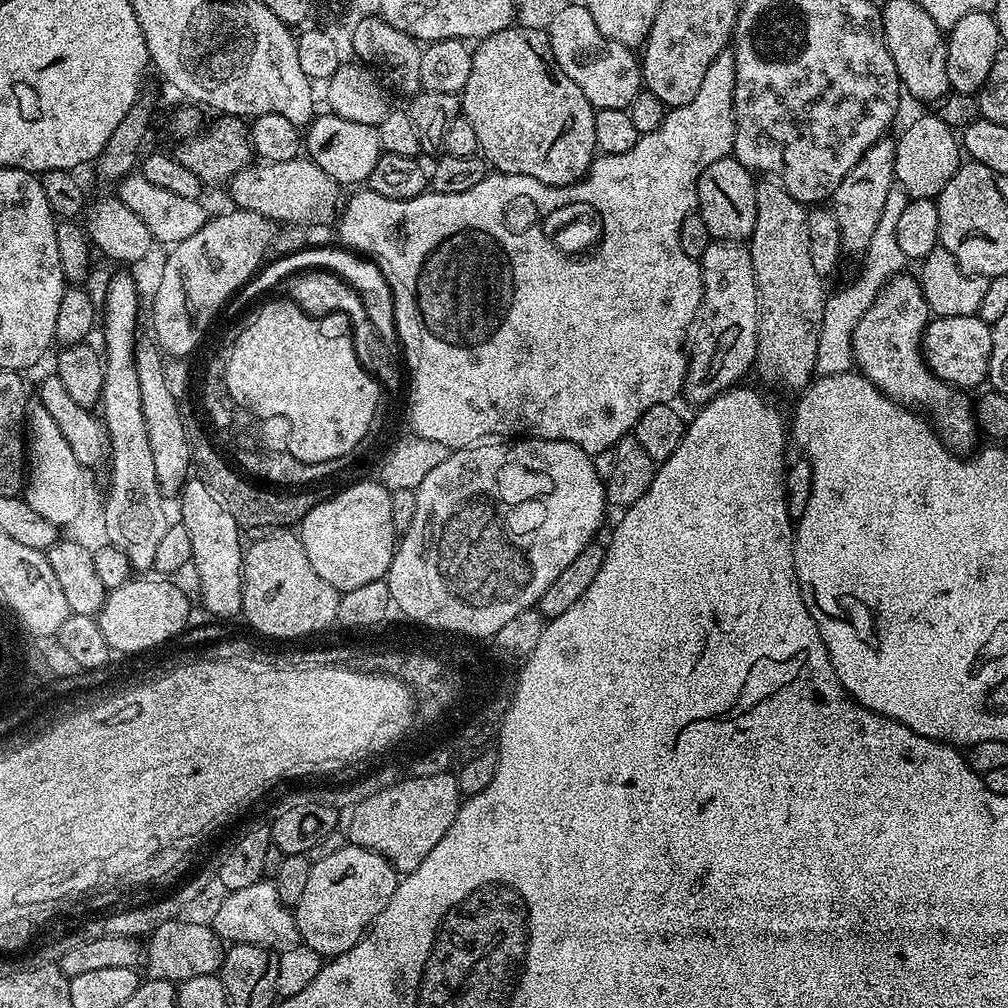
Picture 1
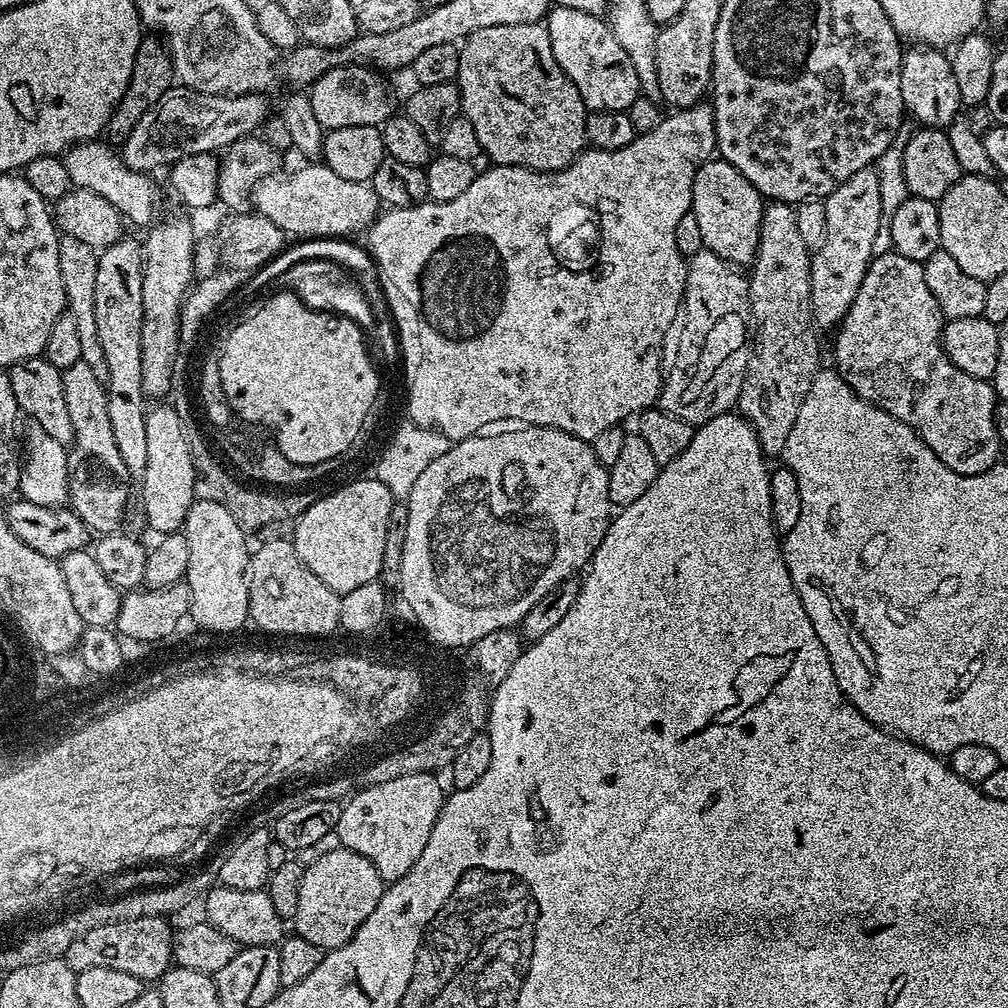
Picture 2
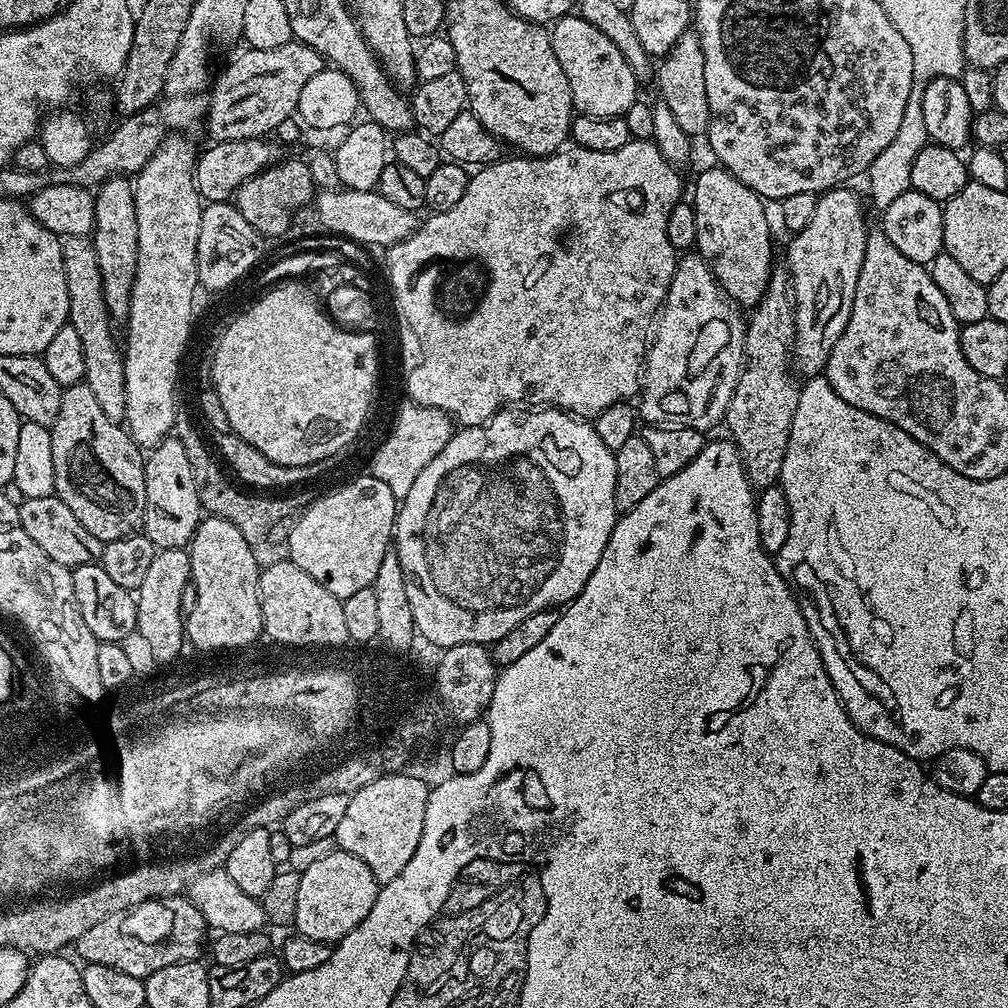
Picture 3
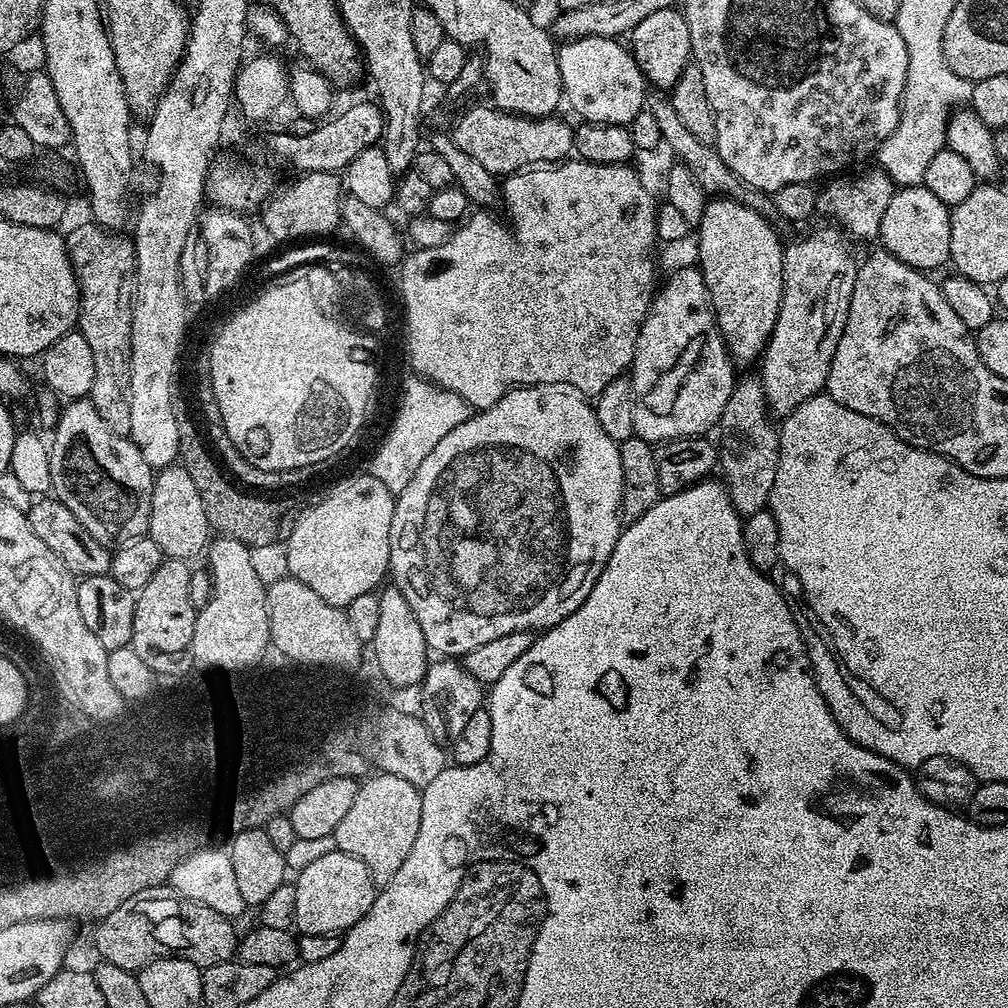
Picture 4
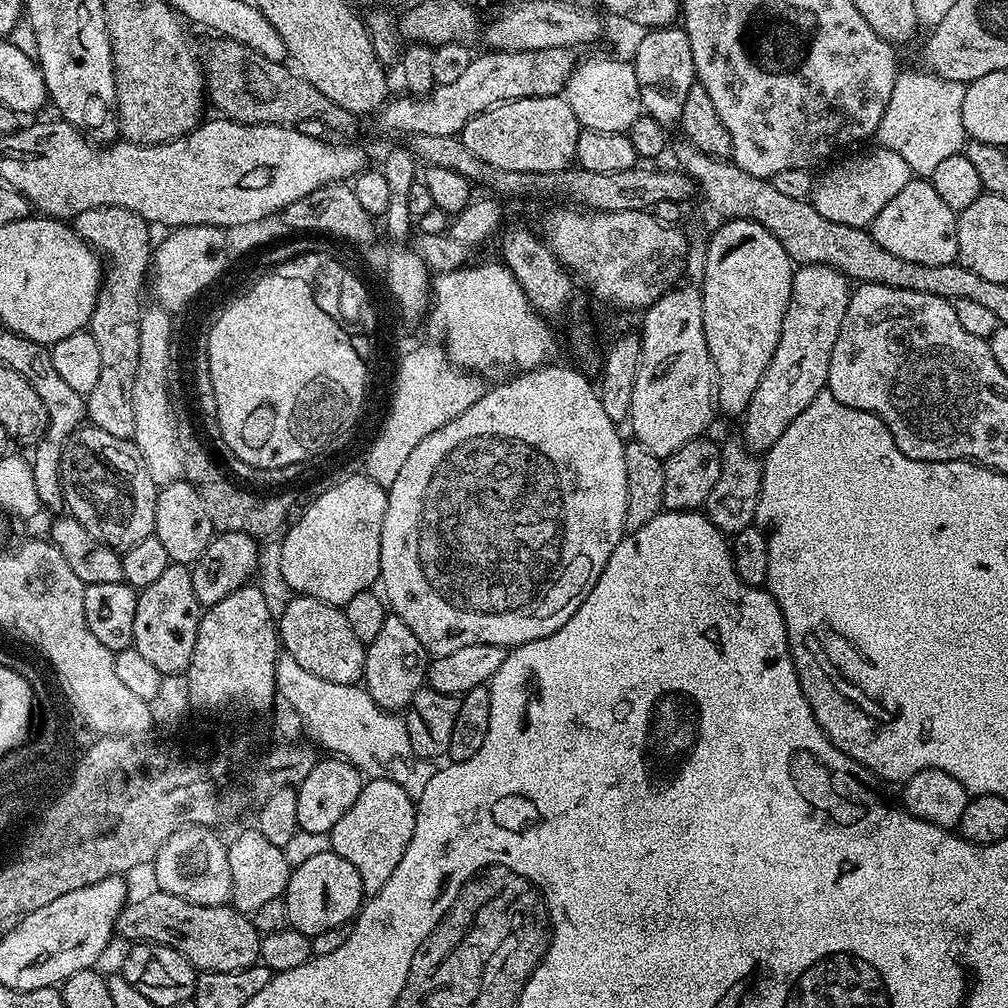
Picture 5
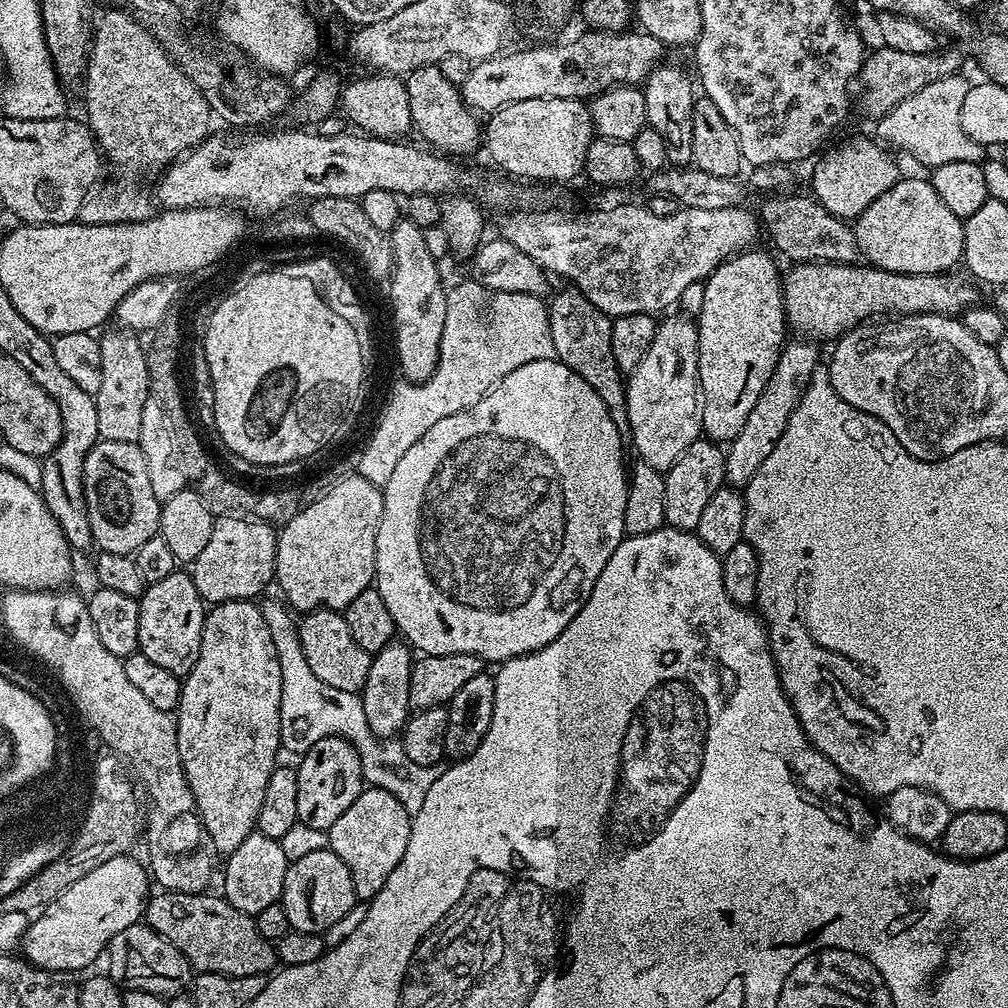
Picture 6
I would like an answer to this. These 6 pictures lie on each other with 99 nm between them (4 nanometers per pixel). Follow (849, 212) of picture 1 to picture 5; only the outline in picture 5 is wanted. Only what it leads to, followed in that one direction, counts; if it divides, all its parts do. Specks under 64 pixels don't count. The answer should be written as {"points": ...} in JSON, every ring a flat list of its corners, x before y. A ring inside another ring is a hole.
{"points":[[806,264,797,267,795,271,793,271,790,306,786,306,786,318,782,318,782,334,778,338,778,346,774,350,774,358,770,358,770,366,766,366,766,374,762,374,762,382,758,382,758,390,754,390,754,398,750,398,748,409,742,413,742,421,744,420,742,443,749,452,755,452,757,454,768,453,774,446,774,442,778,442,778,438,782,438,786,426,790,426,790,422,794,422,794,418,798,418,798,414,802,414,802,410,806,410,806,406,810,406,810,402,814,402,814,398,818,398,818,394,825,391,828,383,828,371,830,370,830,354,834,354,834,342,838,342,838,330,842,326,842,318,846,314,849,295,850,281,848,277,842,275,838,270,834,270,830,266,826,266,825,264]]}

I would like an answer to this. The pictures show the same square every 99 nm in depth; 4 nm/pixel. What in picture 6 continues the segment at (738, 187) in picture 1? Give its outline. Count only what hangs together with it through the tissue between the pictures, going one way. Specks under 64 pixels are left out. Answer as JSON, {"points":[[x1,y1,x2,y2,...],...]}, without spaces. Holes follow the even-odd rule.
{"points":[[745,250,737,252,724,260,706,280,703,281,705,294,703,295,702,310,695,321,696,333,698,334,698,378,700,379,700,426,703,435,713,442,731,442,742,430,746,418,750,415,750,410,754,410,754,402,758,402,758,394,770,382,770,374,774,374,776,363,780,357,781,350,786,343,786,317,784,315,784,289,782,287,781,269,776,269,776,264,764,252,754,252,755,250]]}

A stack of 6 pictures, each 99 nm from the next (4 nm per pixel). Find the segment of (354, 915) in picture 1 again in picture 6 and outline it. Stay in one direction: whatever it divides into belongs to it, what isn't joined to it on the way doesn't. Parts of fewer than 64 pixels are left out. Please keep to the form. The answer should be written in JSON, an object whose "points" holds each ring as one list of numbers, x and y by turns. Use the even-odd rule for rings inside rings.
{"points":[[326,847,289,863,282,903,291,931,323,934,327,928,334,926,334,922,342,919,358,901,354,882,350,882,350,870,346,870,346,862,342,862,338,854]]}

